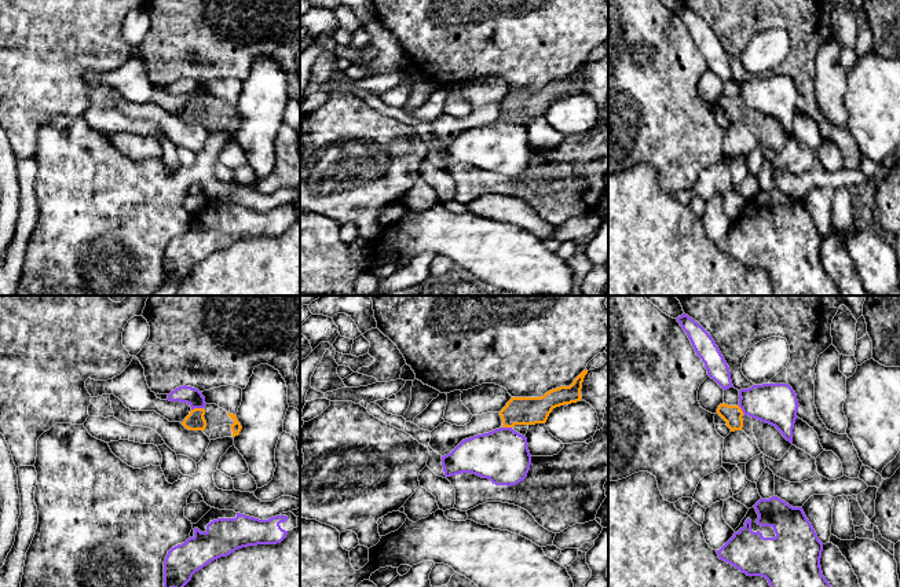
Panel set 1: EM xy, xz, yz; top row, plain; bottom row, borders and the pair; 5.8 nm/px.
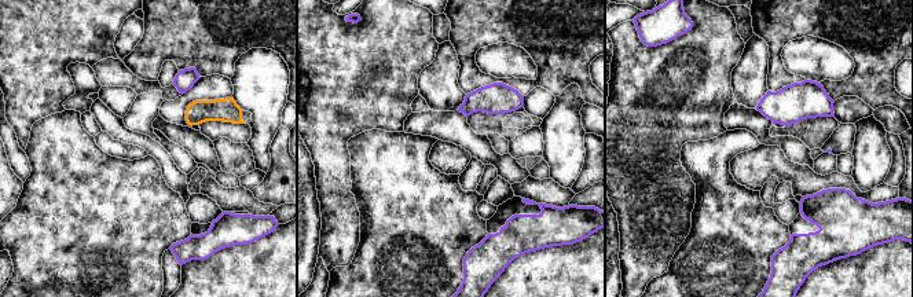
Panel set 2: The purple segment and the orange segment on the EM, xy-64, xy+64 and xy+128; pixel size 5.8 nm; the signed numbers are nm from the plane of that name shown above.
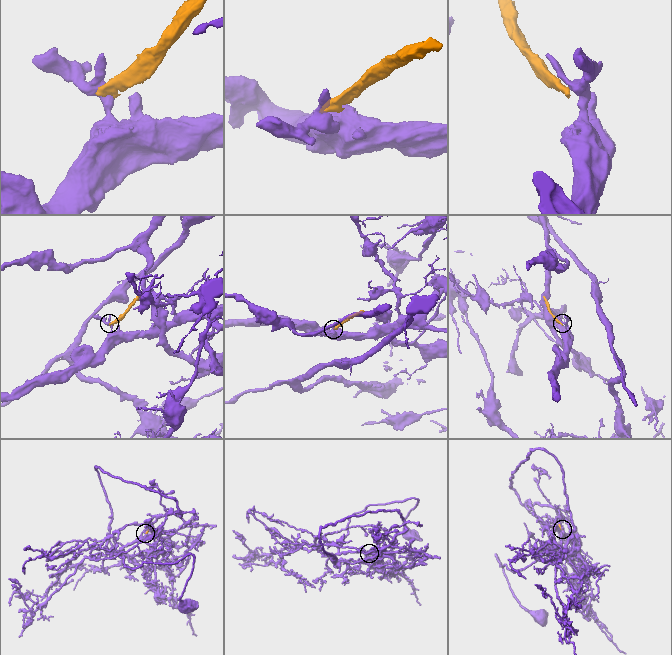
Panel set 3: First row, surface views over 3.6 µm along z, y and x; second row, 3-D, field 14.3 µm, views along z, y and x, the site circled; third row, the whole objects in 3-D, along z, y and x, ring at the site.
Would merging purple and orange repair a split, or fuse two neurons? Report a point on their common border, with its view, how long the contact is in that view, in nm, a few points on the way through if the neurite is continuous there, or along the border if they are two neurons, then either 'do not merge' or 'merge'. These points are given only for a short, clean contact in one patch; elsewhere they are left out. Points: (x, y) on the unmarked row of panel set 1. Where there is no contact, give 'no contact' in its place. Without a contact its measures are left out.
xy (197, 99) | 70 nm | along xy (202, 99), (191, 102) | do not merge

